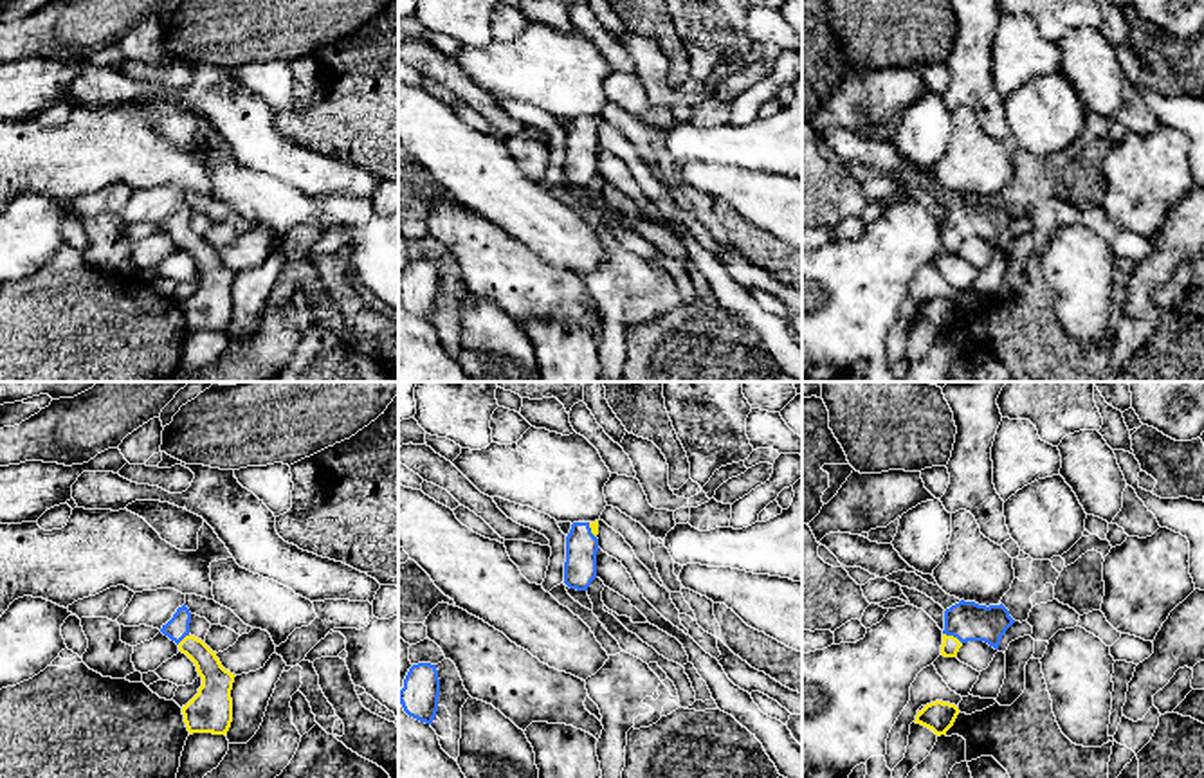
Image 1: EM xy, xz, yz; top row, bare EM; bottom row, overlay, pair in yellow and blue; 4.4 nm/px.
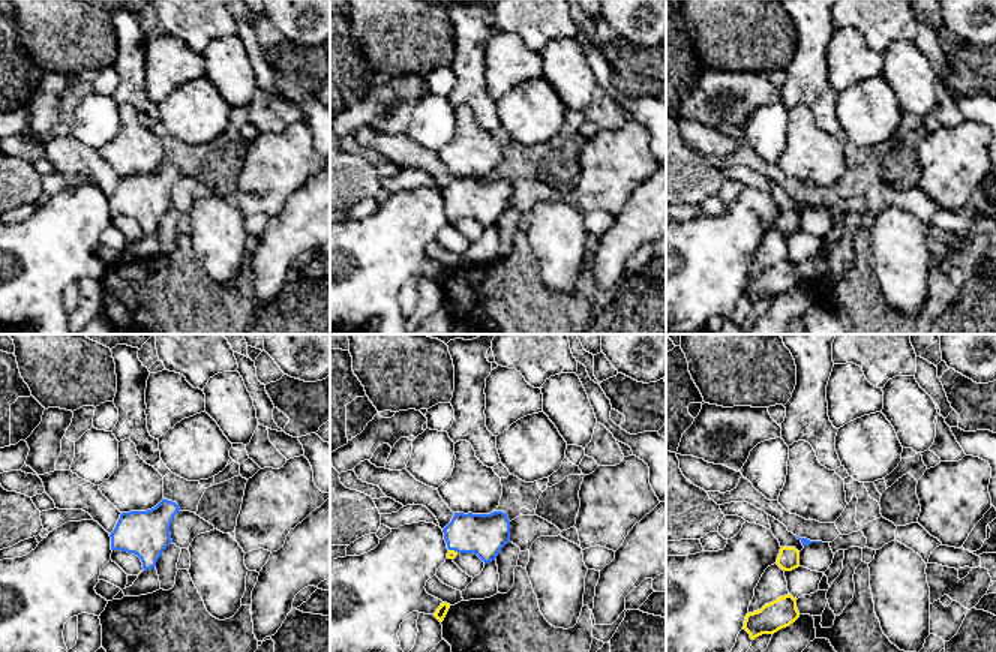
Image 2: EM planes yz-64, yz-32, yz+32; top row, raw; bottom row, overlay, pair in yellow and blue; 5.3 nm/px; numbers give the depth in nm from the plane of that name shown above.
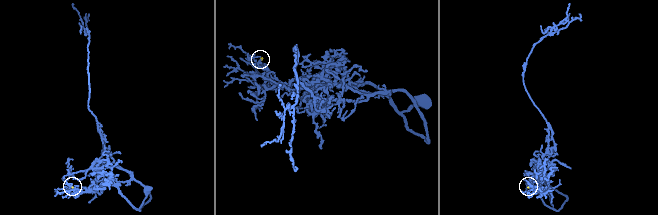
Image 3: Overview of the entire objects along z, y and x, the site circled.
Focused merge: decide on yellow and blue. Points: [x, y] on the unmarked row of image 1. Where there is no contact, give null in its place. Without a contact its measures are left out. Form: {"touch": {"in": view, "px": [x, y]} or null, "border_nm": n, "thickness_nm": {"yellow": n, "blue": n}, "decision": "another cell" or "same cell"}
{"touch": {"in": "yz", "px": [952, 233]}, "border_nm": 100, "thickness_nm": {"yellow": 80, "blue": 180}, "decision": "same cell"}

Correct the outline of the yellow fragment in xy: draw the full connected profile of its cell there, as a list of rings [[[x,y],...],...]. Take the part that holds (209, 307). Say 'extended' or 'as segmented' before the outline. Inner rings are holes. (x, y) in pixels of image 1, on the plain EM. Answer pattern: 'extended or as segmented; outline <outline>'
extended; outline [[[184,200],[160,225],[160,229],[175,238],[178,247],[195,259],[202,274],[198,290],[182,303],[186,324],[189,331],[227,331],[233,319],[231,286],[236,272],[222,263],[216,249],[202,236],[189,231],[189,220],[191,209]]]

